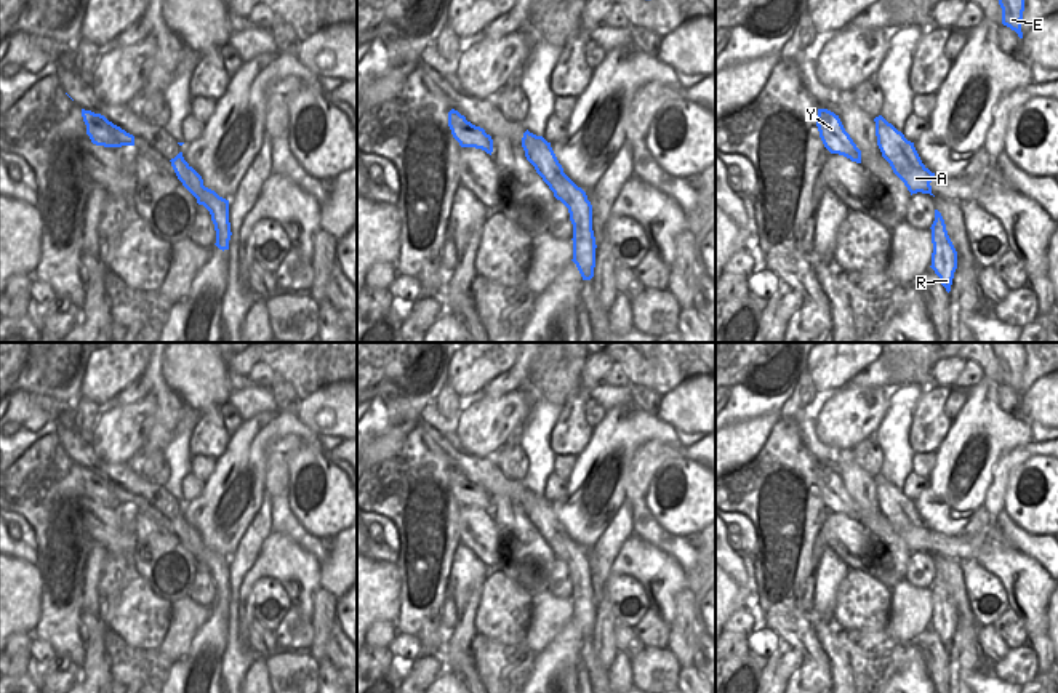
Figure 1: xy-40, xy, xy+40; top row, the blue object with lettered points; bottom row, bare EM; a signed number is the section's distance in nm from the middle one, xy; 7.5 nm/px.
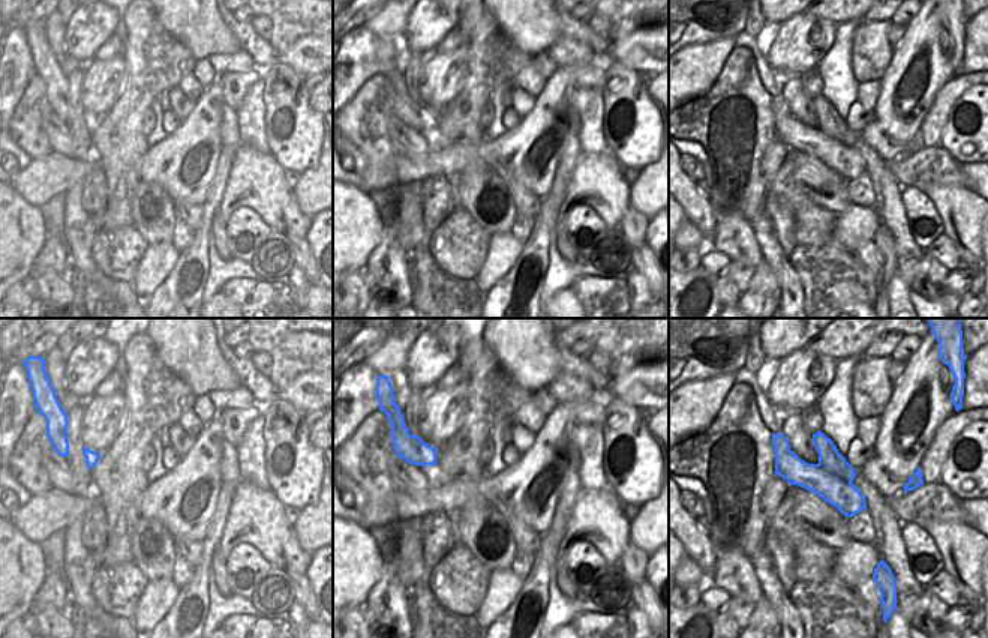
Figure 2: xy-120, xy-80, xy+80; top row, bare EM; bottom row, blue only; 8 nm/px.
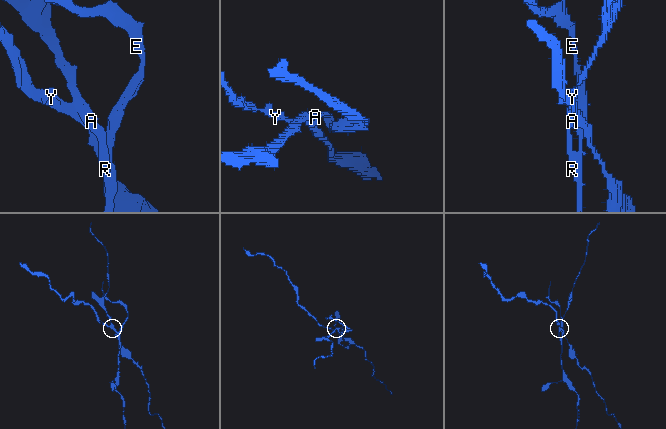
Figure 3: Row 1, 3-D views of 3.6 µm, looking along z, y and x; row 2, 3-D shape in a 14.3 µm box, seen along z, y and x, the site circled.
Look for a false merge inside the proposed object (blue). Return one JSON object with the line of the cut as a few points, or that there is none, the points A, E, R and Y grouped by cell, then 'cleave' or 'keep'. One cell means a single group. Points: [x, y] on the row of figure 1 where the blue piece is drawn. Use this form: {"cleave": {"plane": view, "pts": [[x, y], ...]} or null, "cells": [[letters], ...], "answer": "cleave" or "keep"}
{"cleave": {"plane": "xy+40", "pts": [[890, 164], [898, 172], [924, 167]]}, "cells": [["A", "Y"], ["E", "R"]], "answer": "cleave"}

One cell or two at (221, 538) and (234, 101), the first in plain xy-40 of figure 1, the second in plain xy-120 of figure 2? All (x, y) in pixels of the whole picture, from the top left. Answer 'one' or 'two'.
two

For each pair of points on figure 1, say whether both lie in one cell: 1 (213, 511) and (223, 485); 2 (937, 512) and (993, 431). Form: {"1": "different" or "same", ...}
{"1": "same", "2": "same"}

